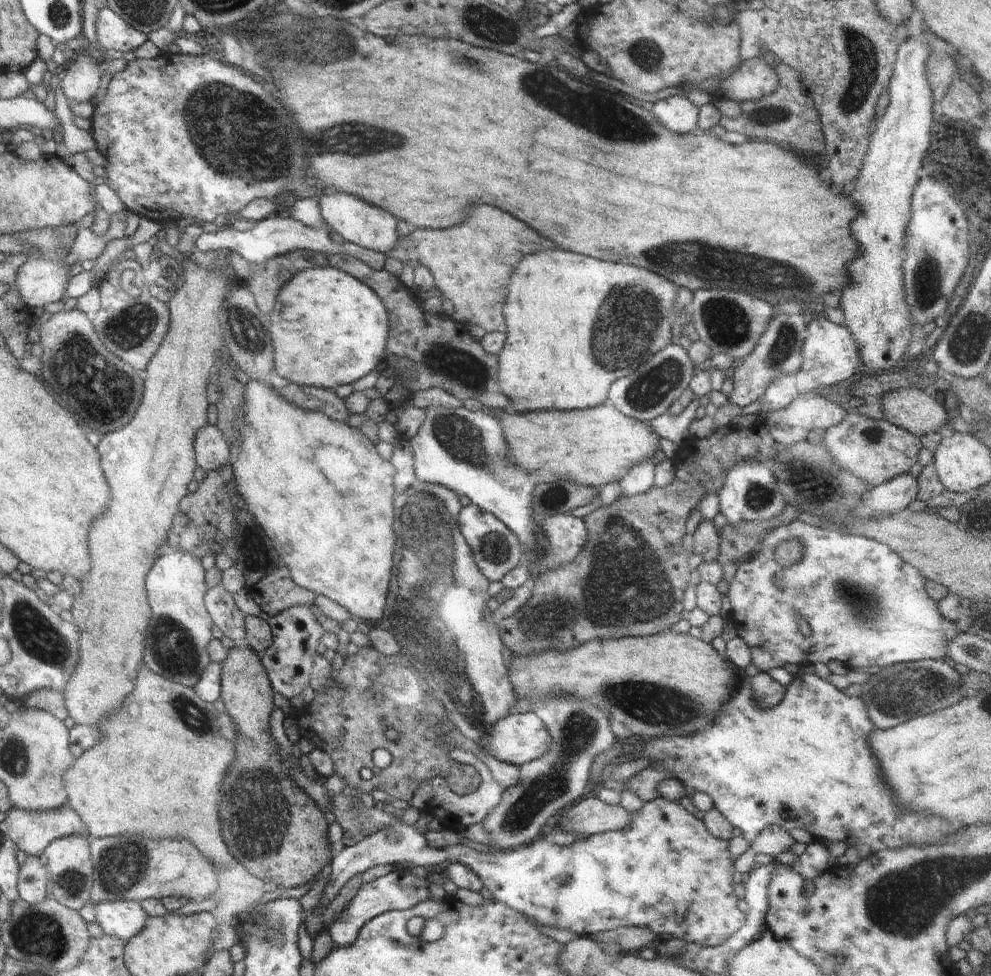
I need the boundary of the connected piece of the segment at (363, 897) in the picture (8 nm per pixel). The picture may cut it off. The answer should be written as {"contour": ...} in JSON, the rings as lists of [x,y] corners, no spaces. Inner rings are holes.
{"contour":[[[394,870],[386,876],[370,880],[358,889],[354,898],[348,902],[340,918],[330,924],[330,936],[336,946],[350,946],[356,942],[362,926],[375,916],[388,911],[408,910],[418,903],[431,898],[429,882],[410,870]]]}

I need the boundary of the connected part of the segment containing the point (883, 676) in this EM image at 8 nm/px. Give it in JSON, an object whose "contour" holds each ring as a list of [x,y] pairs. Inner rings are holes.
{"contour":[[[926,659],[882,667],[862,684],[861,699],[866,703],[868,716],[878,729],[889,729],[918,716],[934,714],[961,698],[971,695],[962,683],[962,678],[946,659]]]}

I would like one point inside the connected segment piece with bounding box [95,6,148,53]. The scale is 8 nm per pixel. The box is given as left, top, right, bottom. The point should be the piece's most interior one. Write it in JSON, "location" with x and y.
{"location":[112,32]}

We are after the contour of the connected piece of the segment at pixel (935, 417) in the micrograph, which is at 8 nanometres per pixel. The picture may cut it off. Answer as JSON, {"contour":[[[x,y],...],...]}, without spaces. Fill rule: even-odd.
{"contour":[[[902,385],[880,400],[884,419],[917,437],[938,432],[947,423],[945,407],[924,390]]]}

